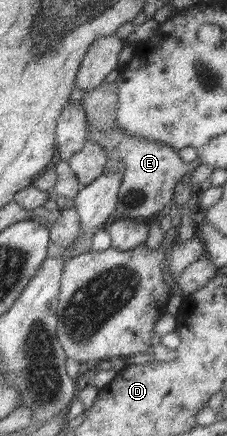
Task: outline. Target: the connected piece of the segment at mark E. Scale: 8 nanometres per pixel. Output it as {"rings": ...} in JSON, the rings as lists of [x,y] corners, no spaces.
{"rings":[[[114,82],[102,83],[83,92],[80,105],[85,110],[87,138],[103,148],[107,159],[118,159],[122,164],[116,208],[111,219],[131,218],[147,221],[171,201],[174,185],[190,173],[189,162],[183,162],[177,151],[166,143],[124,134],[116,122],[118,89]]]}

